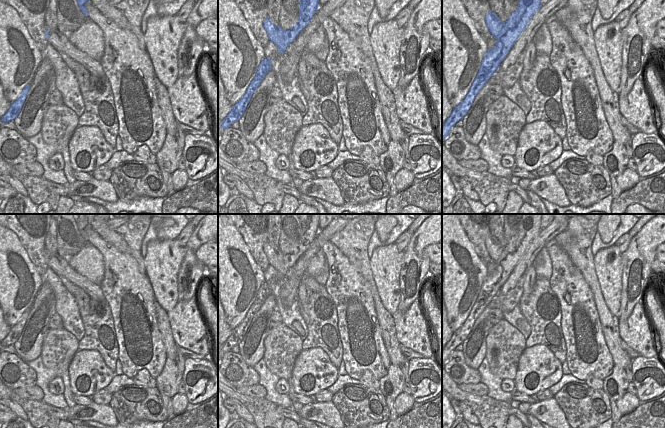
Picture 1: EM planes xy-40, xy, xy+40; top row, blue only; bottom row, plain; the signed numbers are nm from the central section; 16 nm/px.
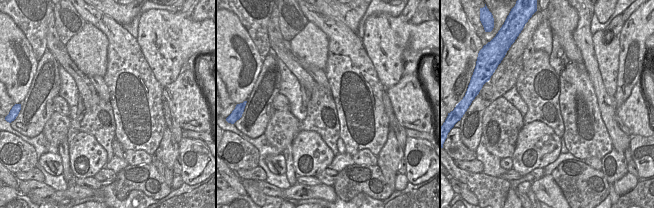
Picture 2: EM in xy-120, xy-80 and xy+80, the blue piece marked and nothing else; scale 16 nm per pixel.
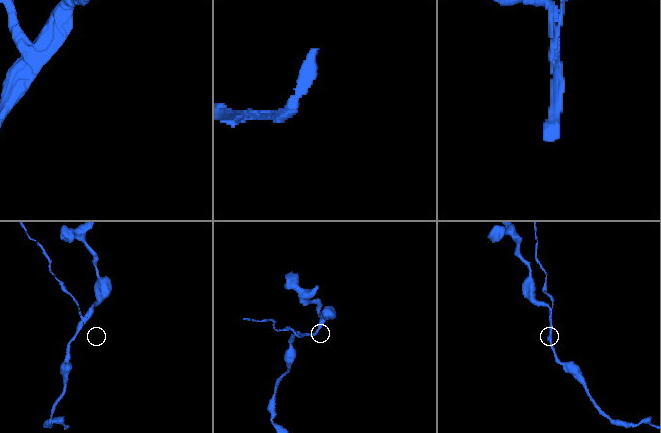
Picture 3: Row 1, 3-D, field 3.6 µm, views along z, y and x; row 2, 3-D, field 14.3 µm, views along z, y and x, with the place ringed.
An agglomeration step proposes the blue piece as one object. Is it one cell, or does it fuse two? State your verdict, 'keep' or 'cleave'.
cleave

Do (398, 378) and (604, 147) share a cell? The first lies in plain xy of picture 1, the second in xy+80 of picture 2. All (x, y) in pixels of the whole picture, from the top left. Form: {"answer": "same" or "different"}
{"answer": "different"}

